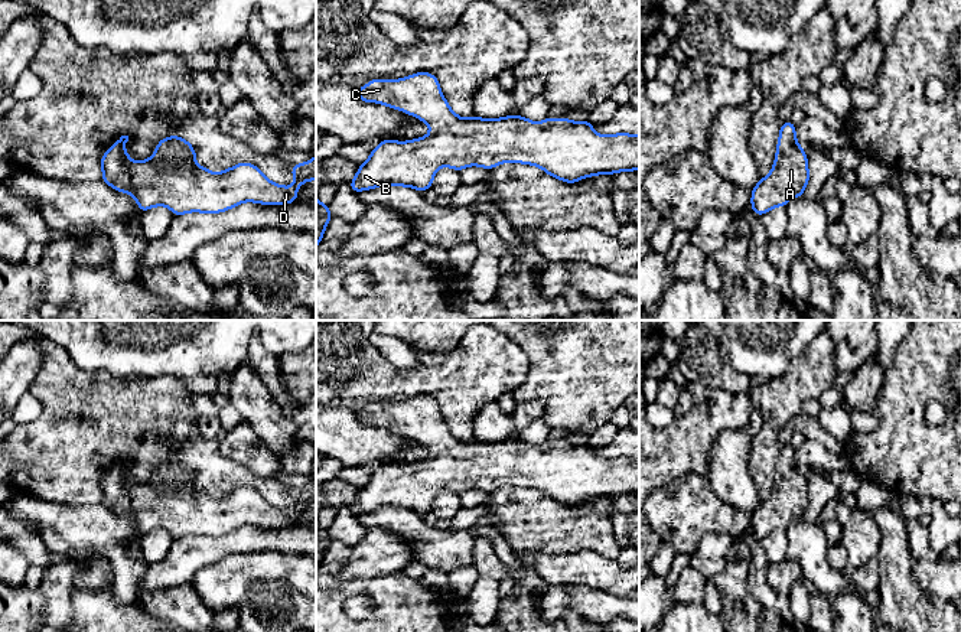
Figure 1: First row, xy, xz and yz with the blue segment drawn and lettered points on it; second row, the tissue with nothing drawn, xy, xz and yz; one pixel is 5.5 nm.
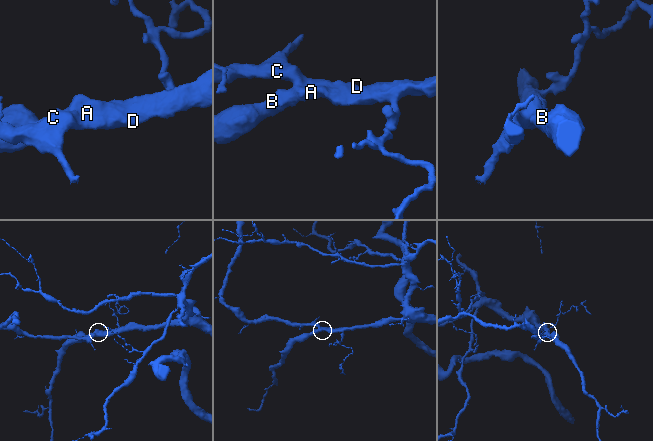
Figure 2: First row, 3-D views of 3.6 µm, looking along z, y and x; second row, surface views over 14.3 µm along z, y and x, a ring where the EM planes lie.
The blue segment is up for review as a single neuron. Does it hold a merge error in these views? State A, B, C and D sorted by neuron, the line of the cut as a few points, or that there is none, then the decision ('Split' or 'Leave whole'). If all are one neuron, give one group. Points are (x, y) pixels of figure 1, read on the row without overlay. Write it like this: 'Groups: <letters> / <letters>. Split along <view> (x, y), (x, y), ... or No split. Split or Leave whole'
Groups: A B C D. No split. Leave whole

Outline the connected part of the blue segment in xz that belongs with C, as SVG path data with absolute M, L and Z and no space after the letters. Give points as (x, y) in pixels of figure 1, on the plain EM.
M417 395L401 403L372 403L359 413L355 413L355 417L364 426L378 426L407 436L424 444L431 453L427 459L408 465L382 463L372 472L368 483L359 488L355 501L349 506L349 511L355 517L387 508L414 511L421 517L433 509L433 501L443 489L460 495L468 489L480 489L491 493L501 486L524 486L537 489L551 501L567 506L576 506L580 502L596 498L613 498L618 495L633 495L639 492L639 457L618 456L603 459L593 453L593 447L590 444L571 444L569 442L547 440L540 446L531 444L522 439L505 439L502 442L485 443L479 439L462 442L453 436L442 417L439 403L430 395Z

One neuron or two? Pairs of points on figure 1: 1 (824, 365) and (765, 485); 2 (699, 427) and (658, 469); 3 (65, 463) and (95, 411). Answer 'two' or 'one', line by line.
1: one
2: one
3: one

